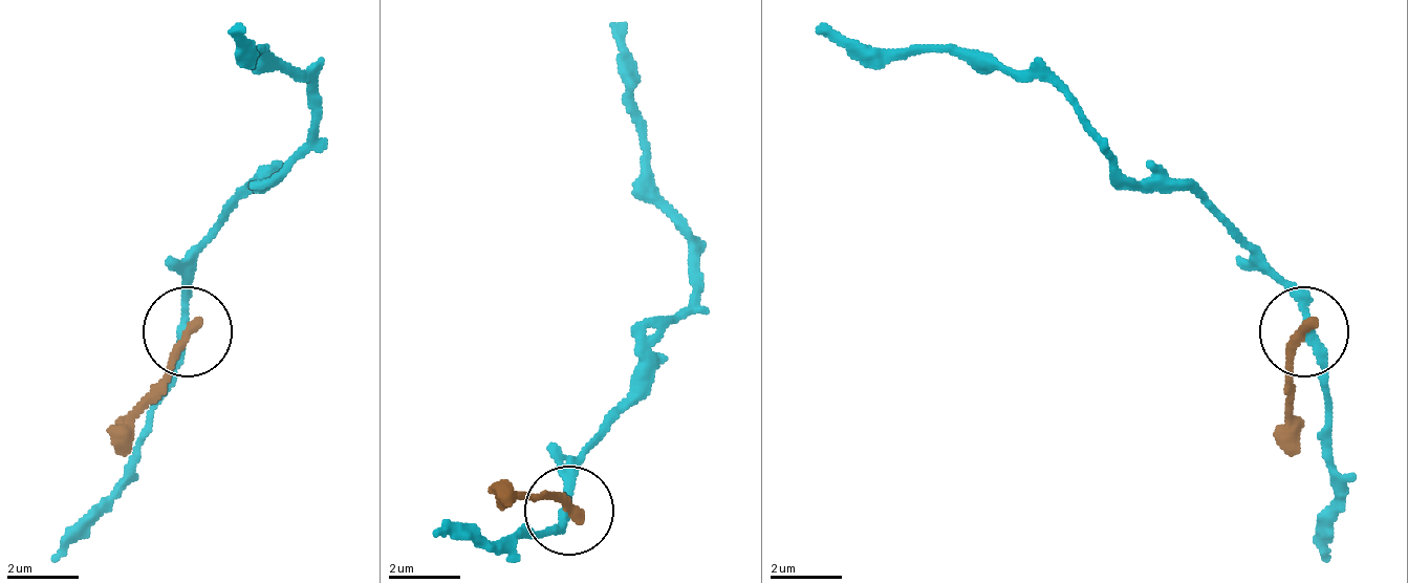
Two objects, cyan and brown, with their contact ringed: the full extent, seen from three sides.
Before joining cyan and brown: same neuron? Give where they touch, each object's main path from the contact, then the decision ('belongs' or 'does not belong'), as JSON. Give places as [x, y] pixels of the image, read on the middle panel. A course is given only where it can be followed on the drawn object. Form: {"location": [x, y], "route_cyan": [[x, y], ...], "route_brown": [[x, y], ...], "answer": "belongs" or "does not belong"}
{"location": [568, 511], "route_cyan": [[571, 513], [571, 459], [633, 396], [643, 343], [687, 298], [696, 262], [687, 217], [651, 181], [615, 20]], "route_brown": [[571, 513], [553, 495], [499, 503]], "answer": "does not belong"}

